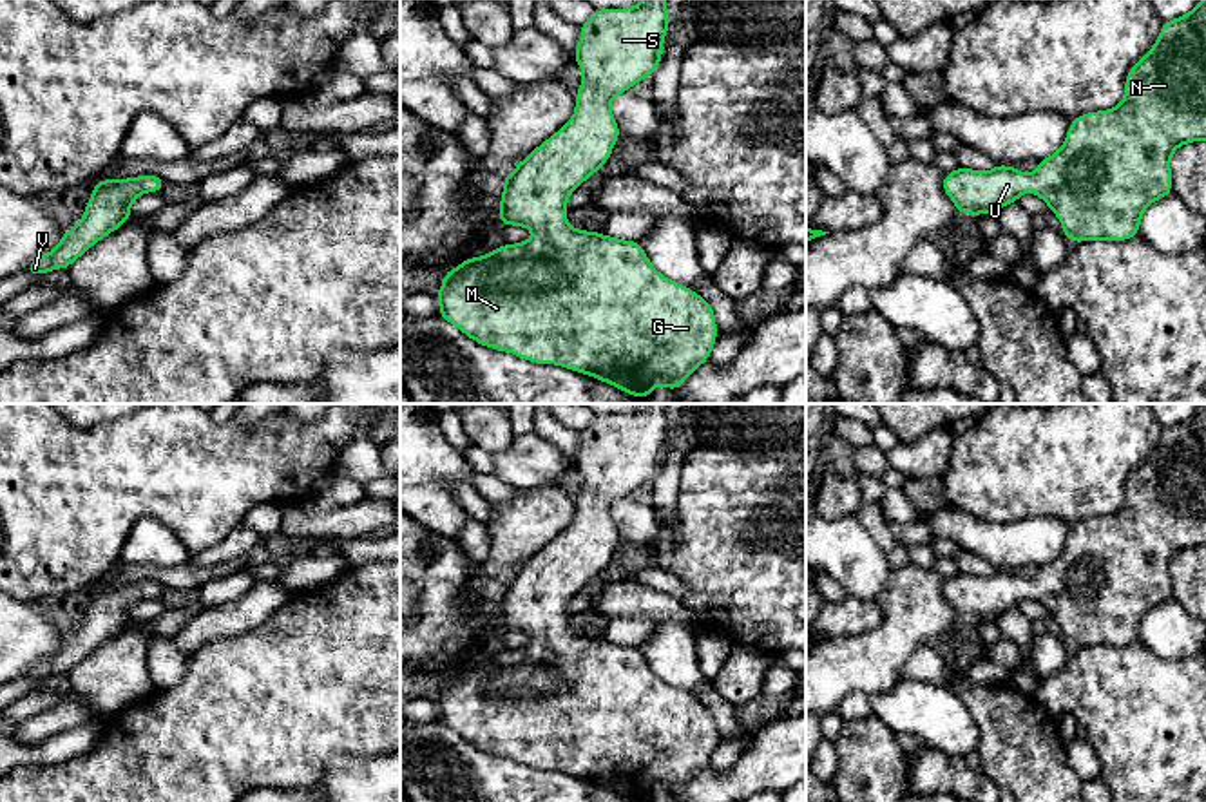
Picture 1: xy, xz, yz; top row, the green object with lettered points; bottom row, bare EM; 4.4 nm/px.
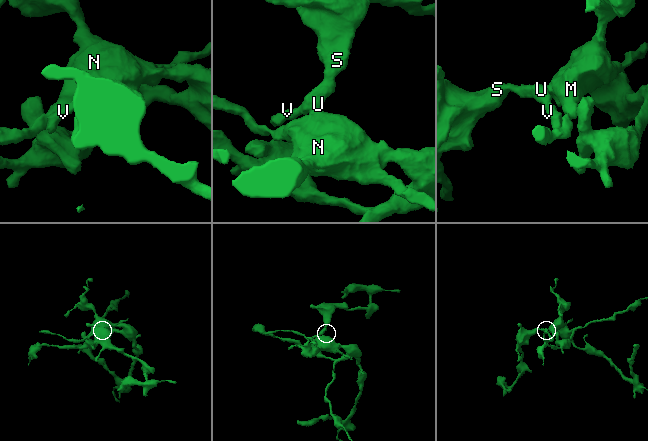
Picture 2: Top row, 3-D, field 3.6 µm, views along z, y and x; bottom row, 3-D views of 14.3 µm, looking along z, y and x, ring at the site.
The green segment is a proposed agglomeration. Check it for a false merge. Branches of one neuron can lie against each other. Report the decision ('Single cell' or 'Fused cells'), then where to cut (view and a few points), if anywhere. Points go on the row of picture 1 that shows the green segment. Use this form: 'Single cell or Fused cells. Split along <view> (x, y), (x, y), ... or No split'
Single cell. No split

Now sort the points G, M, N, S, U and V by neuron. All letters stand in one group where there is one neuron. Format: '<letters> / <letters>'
G M N S U V

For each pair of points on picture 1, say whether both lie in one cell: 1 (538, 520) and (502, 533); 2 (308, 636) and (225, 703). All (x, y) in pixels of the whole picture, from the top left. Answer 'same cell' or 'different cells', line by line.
1: same cell
2: same cell

